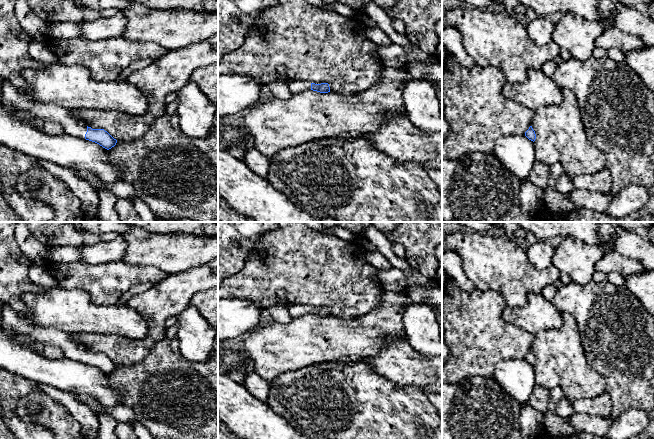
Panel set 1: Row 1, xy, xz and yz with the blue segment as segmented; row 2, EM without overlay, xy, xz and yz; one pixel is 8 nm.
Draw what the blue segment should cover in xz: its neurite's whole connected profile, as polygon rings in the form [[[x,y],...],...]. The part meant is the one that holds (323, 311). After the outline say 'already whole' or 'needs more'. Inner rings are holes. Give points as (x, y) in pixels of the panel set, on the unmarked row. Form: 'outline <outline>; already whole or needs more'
outline [[[295,304],[295,305],[289,306],[288,311],[292,319],[297,319],[299,317],[308,315],[308,314],[317,315],[320,317],[330,316],[330,311],[328,307],[315,308],[315,307],[310,307],[306,305]]]; needs more

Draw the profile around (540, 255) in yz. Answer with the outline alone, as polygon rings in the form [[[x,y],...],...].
[[[539,240],[526,249],[529,263],[537,269],[545,269],[552,265],[555,247],[549,240]]]

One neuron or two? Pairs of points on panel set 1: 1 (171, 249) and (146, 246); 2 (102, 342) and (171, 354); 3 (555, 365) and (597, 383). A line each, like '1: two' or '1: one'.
1: one
2: two
3: one

